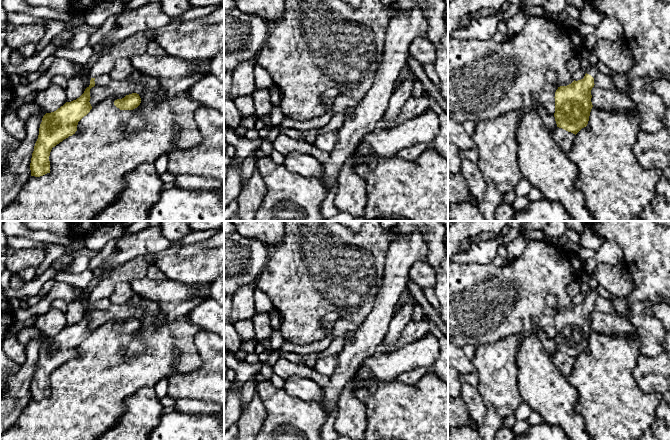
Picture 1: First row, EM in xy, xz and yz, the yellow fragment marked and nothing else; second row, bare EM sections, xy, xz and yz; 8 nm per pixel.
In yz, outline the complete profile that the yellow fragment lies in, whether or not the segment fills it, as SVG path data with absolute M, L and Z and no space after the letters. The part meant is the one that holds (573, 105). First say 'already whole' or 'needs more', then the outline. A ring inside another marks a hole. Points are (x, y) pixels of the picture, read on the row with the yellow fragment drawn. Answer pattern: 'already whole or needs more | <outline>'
needs more | M590 64L583 79L558 87L554 97L557 127L576 135L587 126L593 107L591 90L598 72L597 65Z

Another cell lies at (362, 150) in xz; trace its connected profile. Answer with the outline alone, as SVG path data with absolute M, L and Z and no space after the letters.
M358 144L355 153L356 153L358 158L362 158L362 157L366 157L366 156L371 155L372 151L371 151L369 145Z

